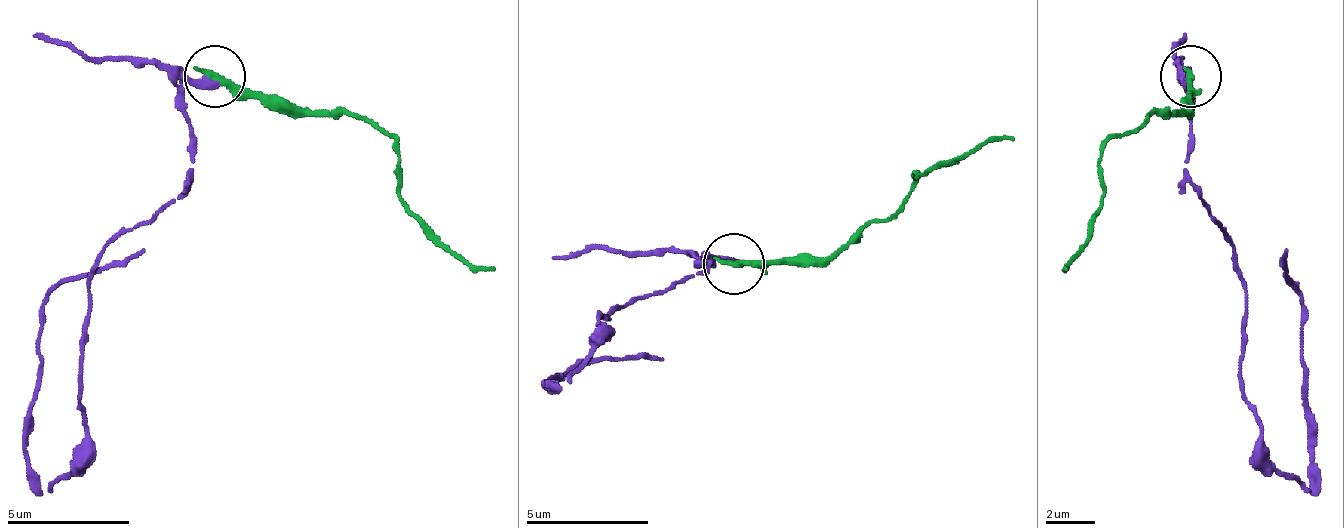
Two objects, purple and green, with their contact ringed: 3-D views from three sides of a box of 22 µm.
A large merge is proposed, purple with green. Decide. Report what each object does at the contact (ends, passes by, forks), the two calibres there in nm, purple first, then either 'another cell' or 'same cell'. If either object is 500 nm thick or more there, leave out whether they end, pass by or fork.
purple ends | green ends | 360/300 nm | another cell

